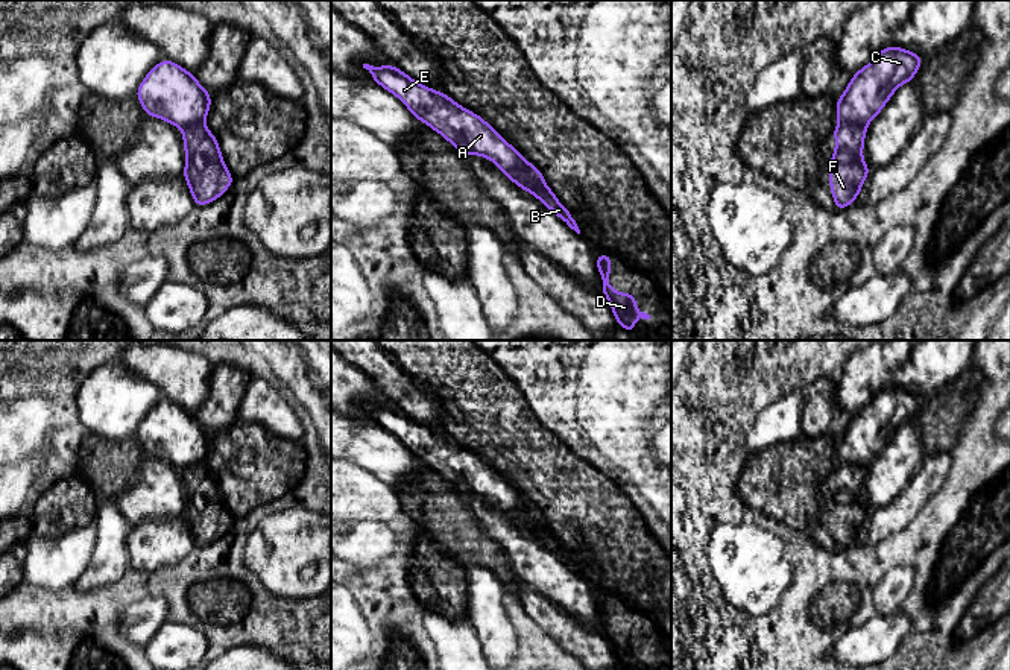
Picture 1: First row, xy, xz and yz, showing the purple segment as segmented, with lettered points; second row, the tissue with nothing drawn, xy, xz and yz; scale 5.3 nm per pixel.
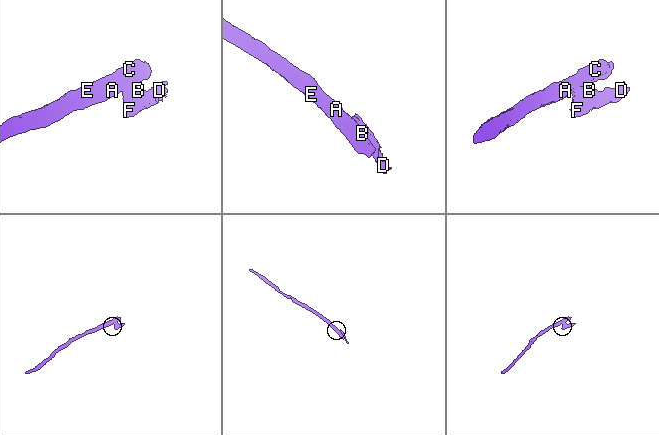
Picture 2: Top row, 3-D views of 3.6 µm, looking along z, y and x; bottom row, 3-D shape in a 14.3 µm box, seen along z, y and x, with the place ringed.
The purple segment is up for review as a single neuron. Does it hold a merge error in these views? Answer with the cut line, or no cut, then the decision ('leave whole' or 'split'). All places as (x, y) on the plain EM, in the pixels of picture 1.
cut xz (521, 499), (526, 506), (529, 529), (533, 534); split

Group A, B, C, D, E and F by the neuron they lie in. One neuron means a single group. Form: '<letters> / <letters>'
A C E / B D F

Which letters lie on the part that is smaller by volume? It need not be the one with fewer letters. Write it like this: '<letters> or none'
B, D, F

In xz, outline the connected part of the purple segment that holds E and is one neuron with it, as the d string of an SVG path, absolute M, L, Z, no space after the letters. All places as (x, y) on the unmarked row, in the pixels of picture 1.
M363 404L363 409L375 424L398 438L416 460L440 474L463 497L488 498L515 526L532 533L521 494L478 454L460 447L443 431L416 422L396 406Z

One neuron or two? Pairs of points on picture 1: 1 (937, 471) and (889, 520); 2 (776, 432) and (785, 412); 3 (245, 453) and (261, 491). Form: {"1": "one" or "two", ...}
{"1": "one", "2": "one", "3": "one"}

